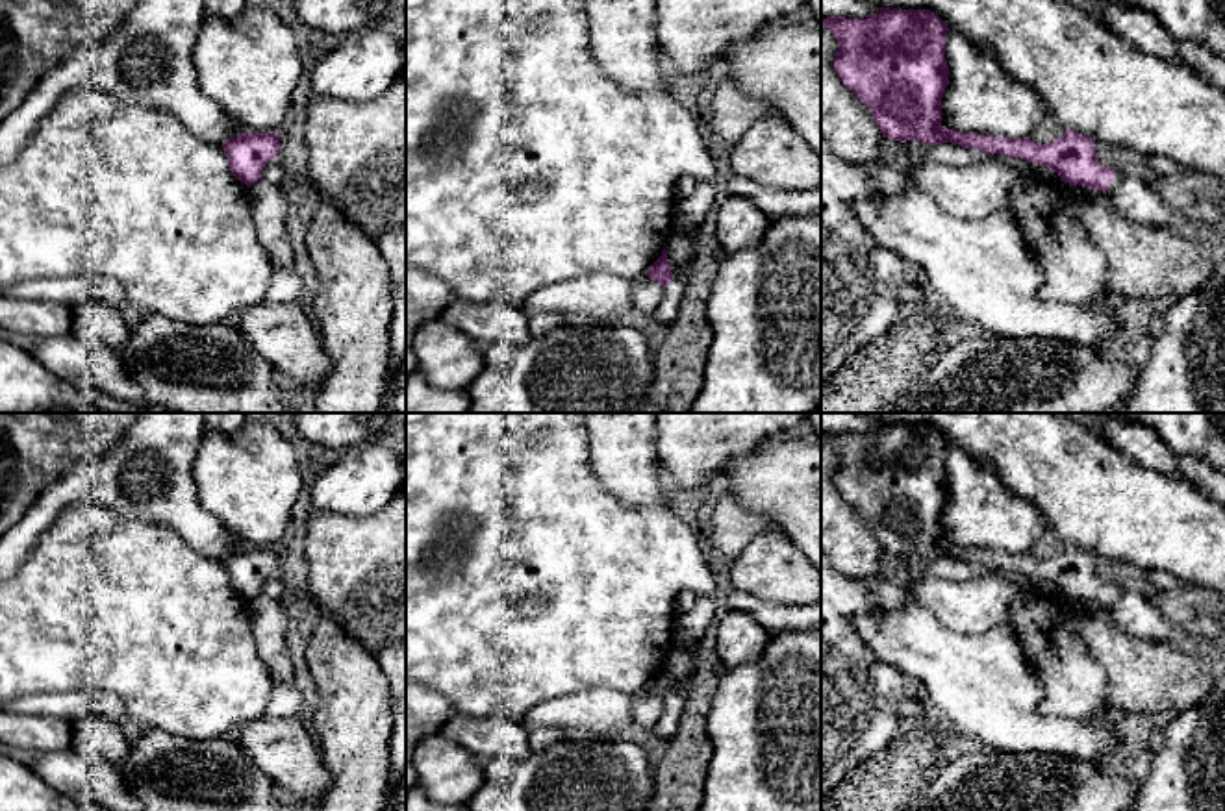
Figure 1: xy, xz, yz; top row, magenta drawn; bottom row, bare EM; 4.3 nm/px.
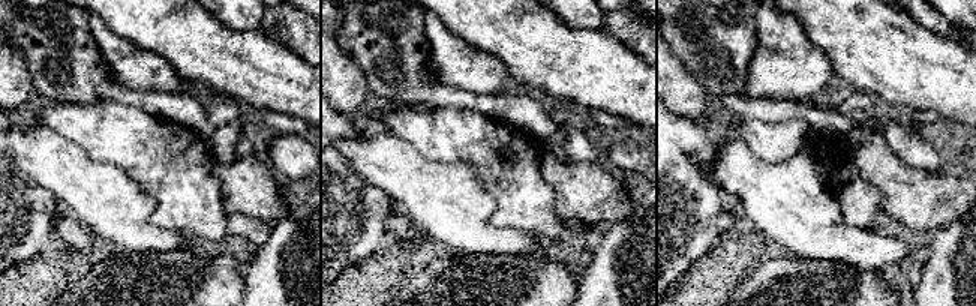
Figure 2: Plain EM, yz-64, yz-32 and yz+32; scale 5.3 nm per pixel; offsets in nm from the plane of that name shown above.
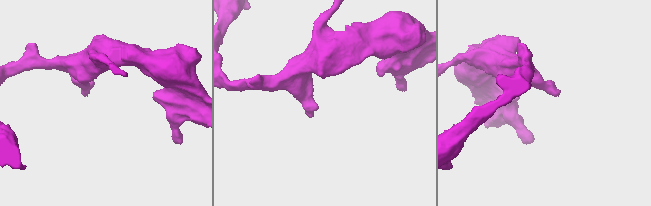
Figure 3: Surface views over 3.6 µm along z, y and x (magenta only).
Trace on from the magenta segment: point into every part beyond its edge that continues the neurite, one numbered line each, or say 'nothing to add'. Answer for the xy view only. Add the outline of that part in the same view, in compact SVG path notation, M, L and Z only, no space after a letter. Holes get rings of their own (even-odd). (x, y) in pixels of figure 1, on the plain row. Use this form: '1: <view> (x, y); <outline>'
nothing to add

